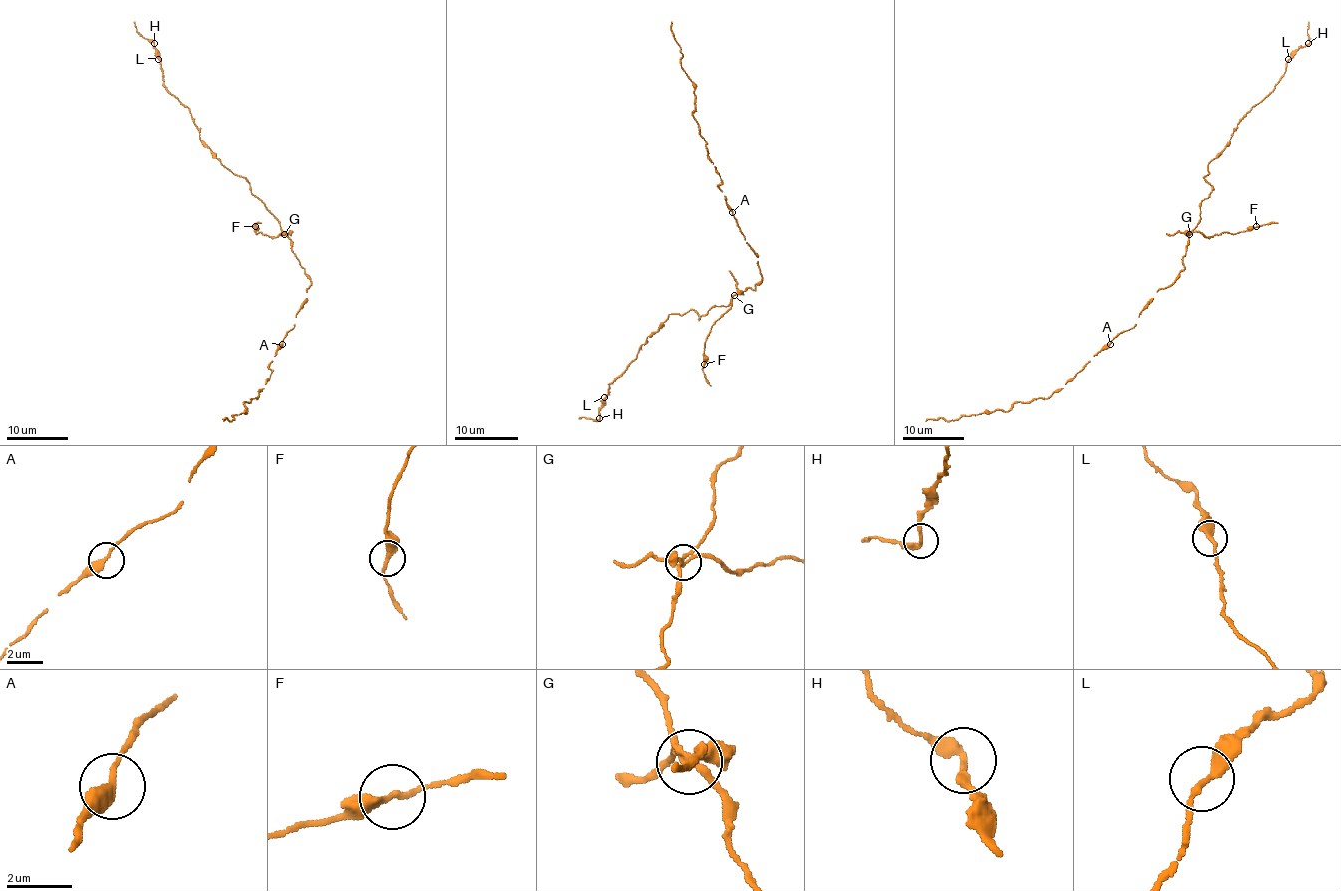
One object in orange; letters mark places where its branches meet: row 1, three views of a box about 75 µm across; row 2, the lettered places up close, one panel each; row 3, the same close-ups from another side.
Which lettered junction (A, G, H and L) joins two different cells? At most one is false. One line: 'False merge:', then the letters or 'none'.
False merge: G

